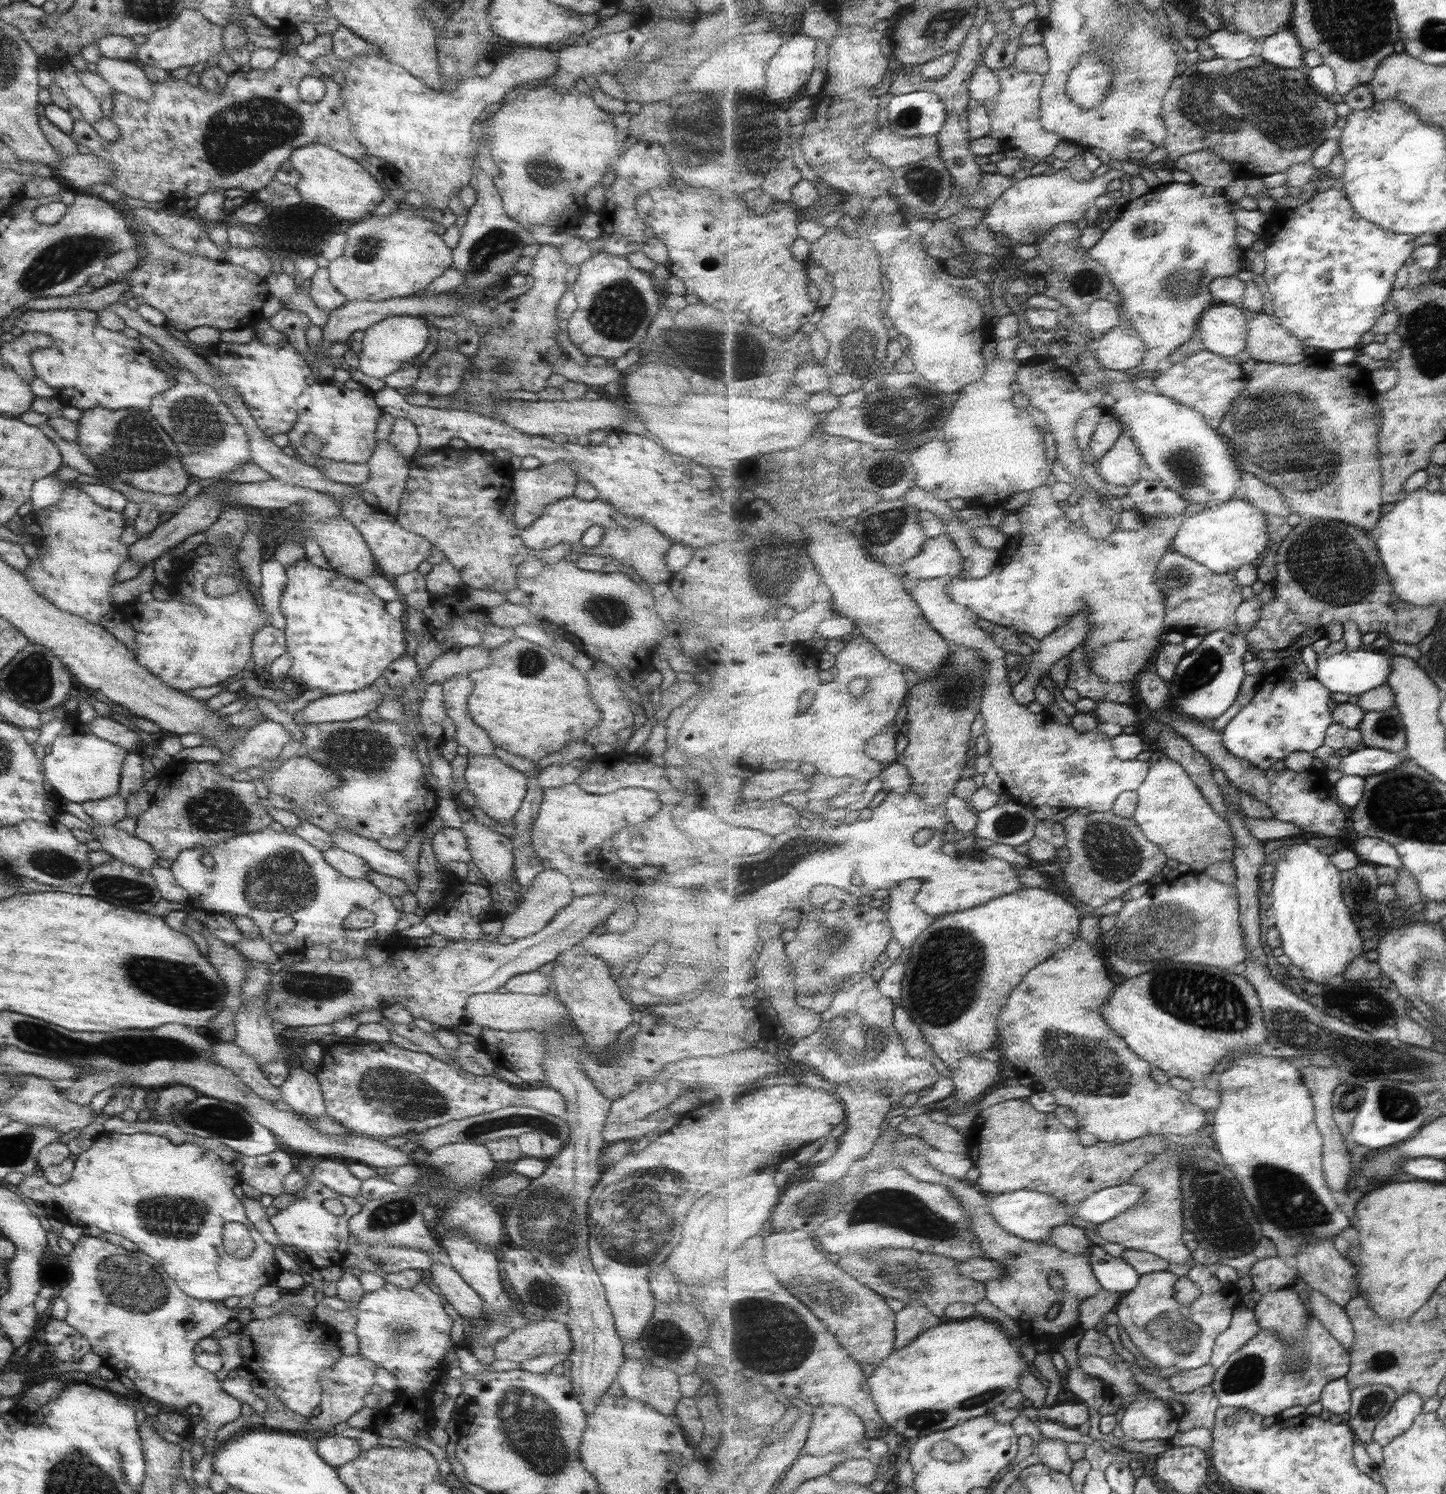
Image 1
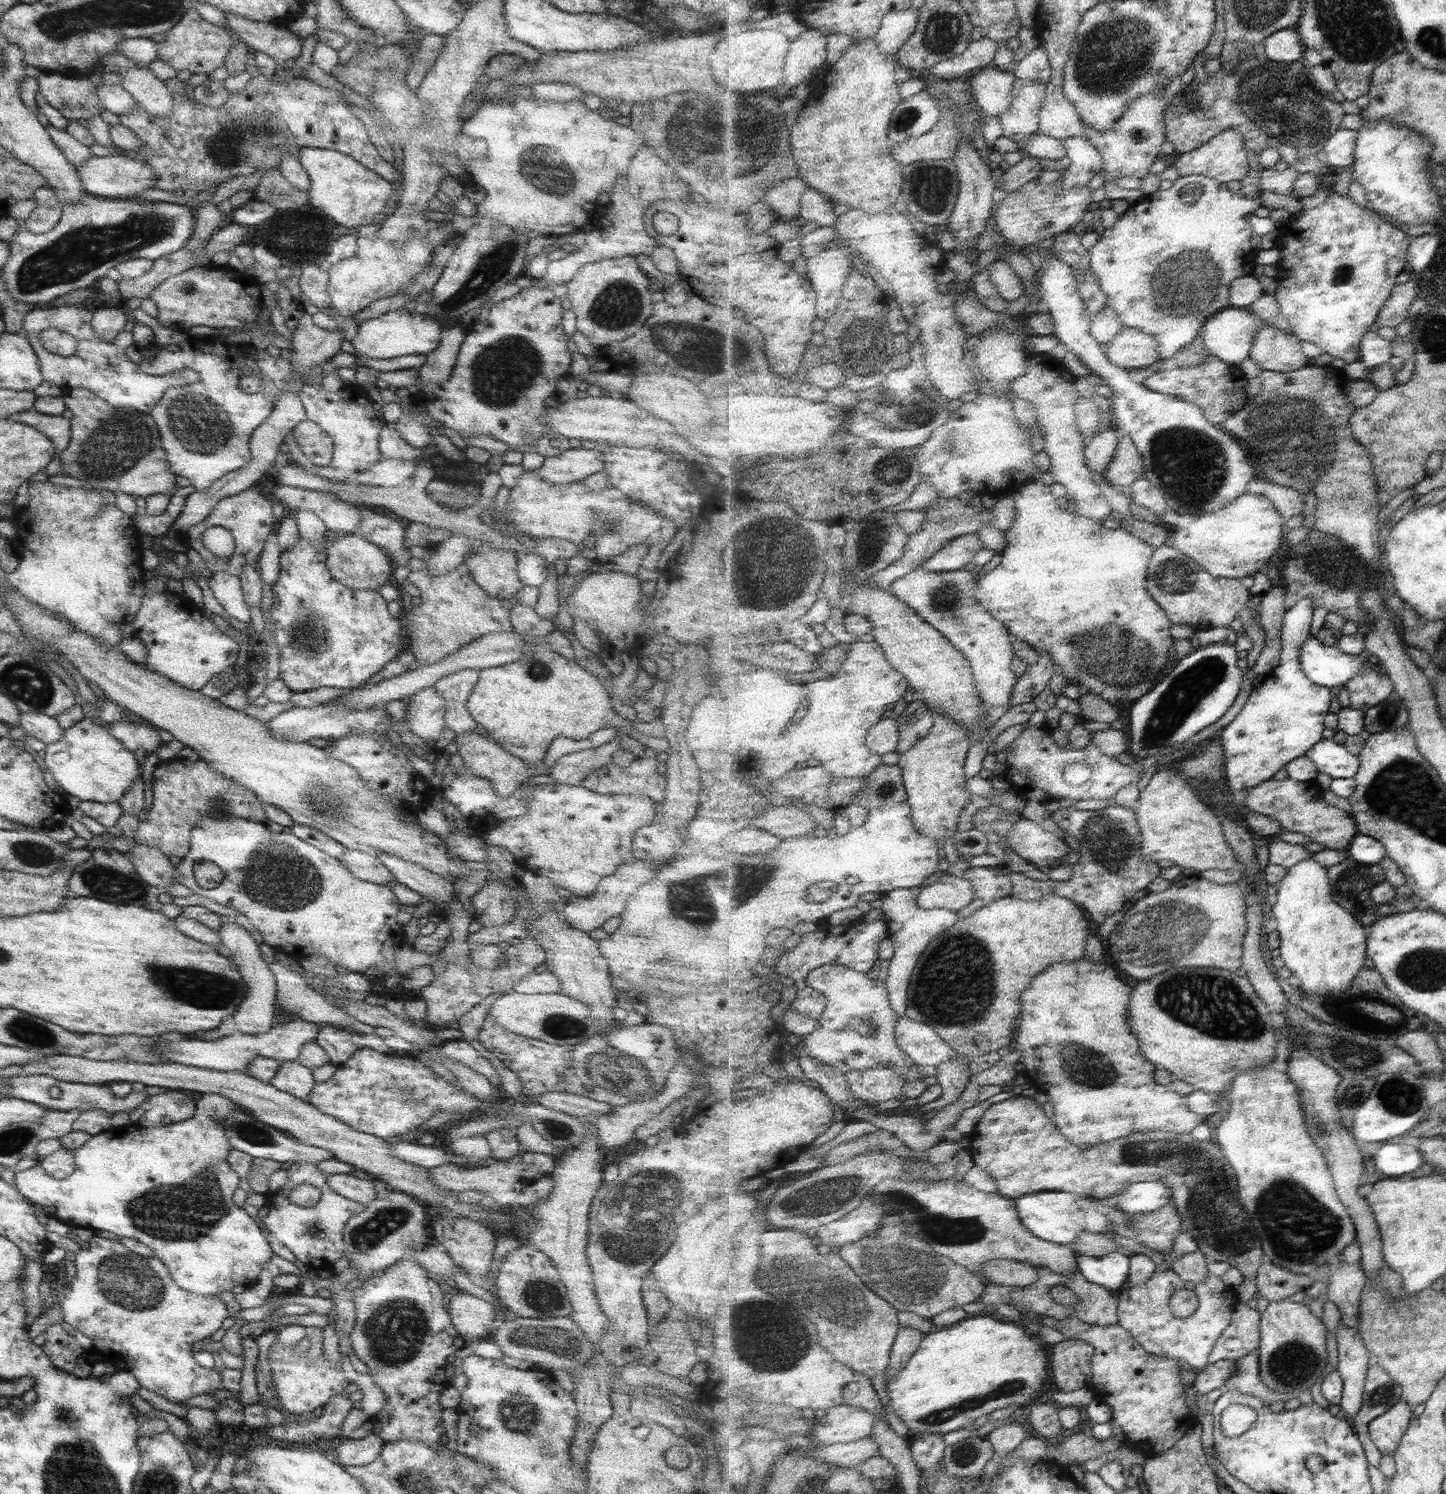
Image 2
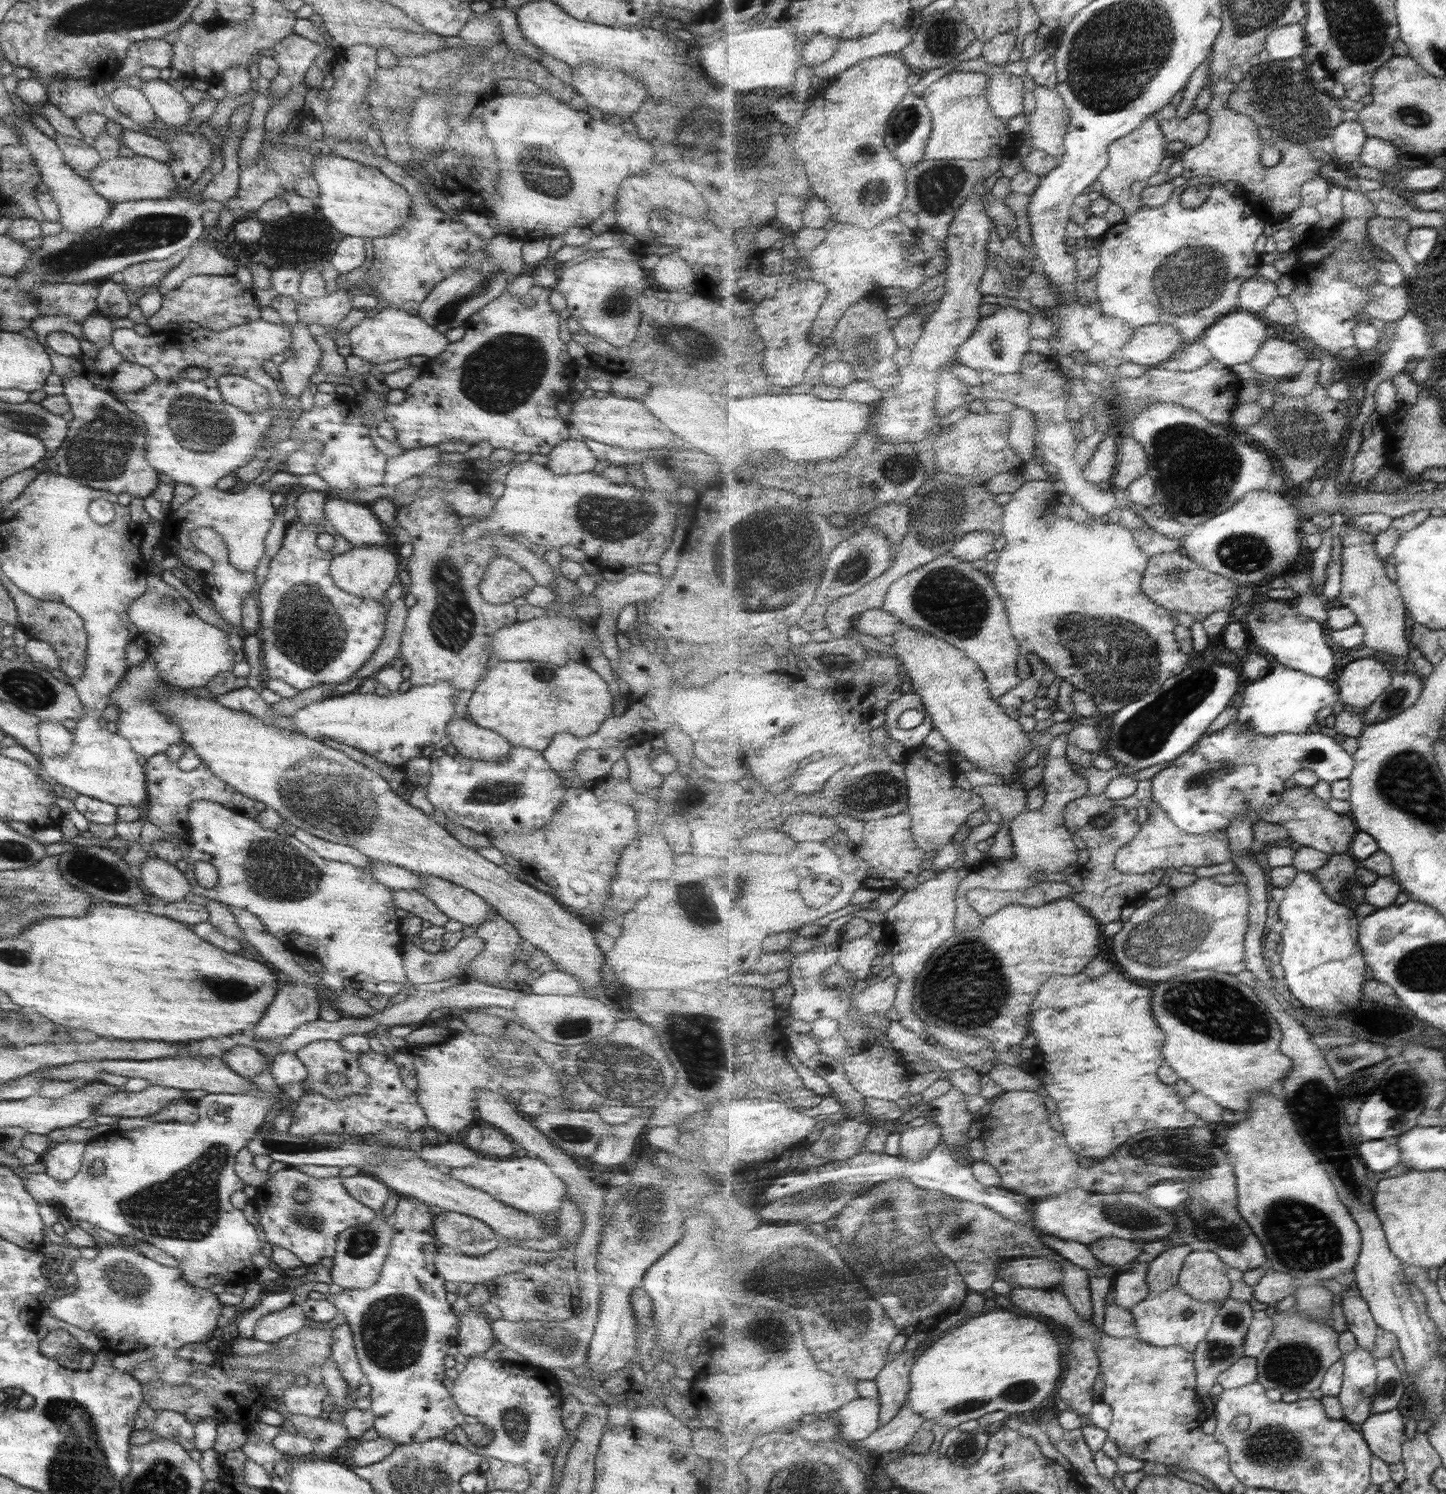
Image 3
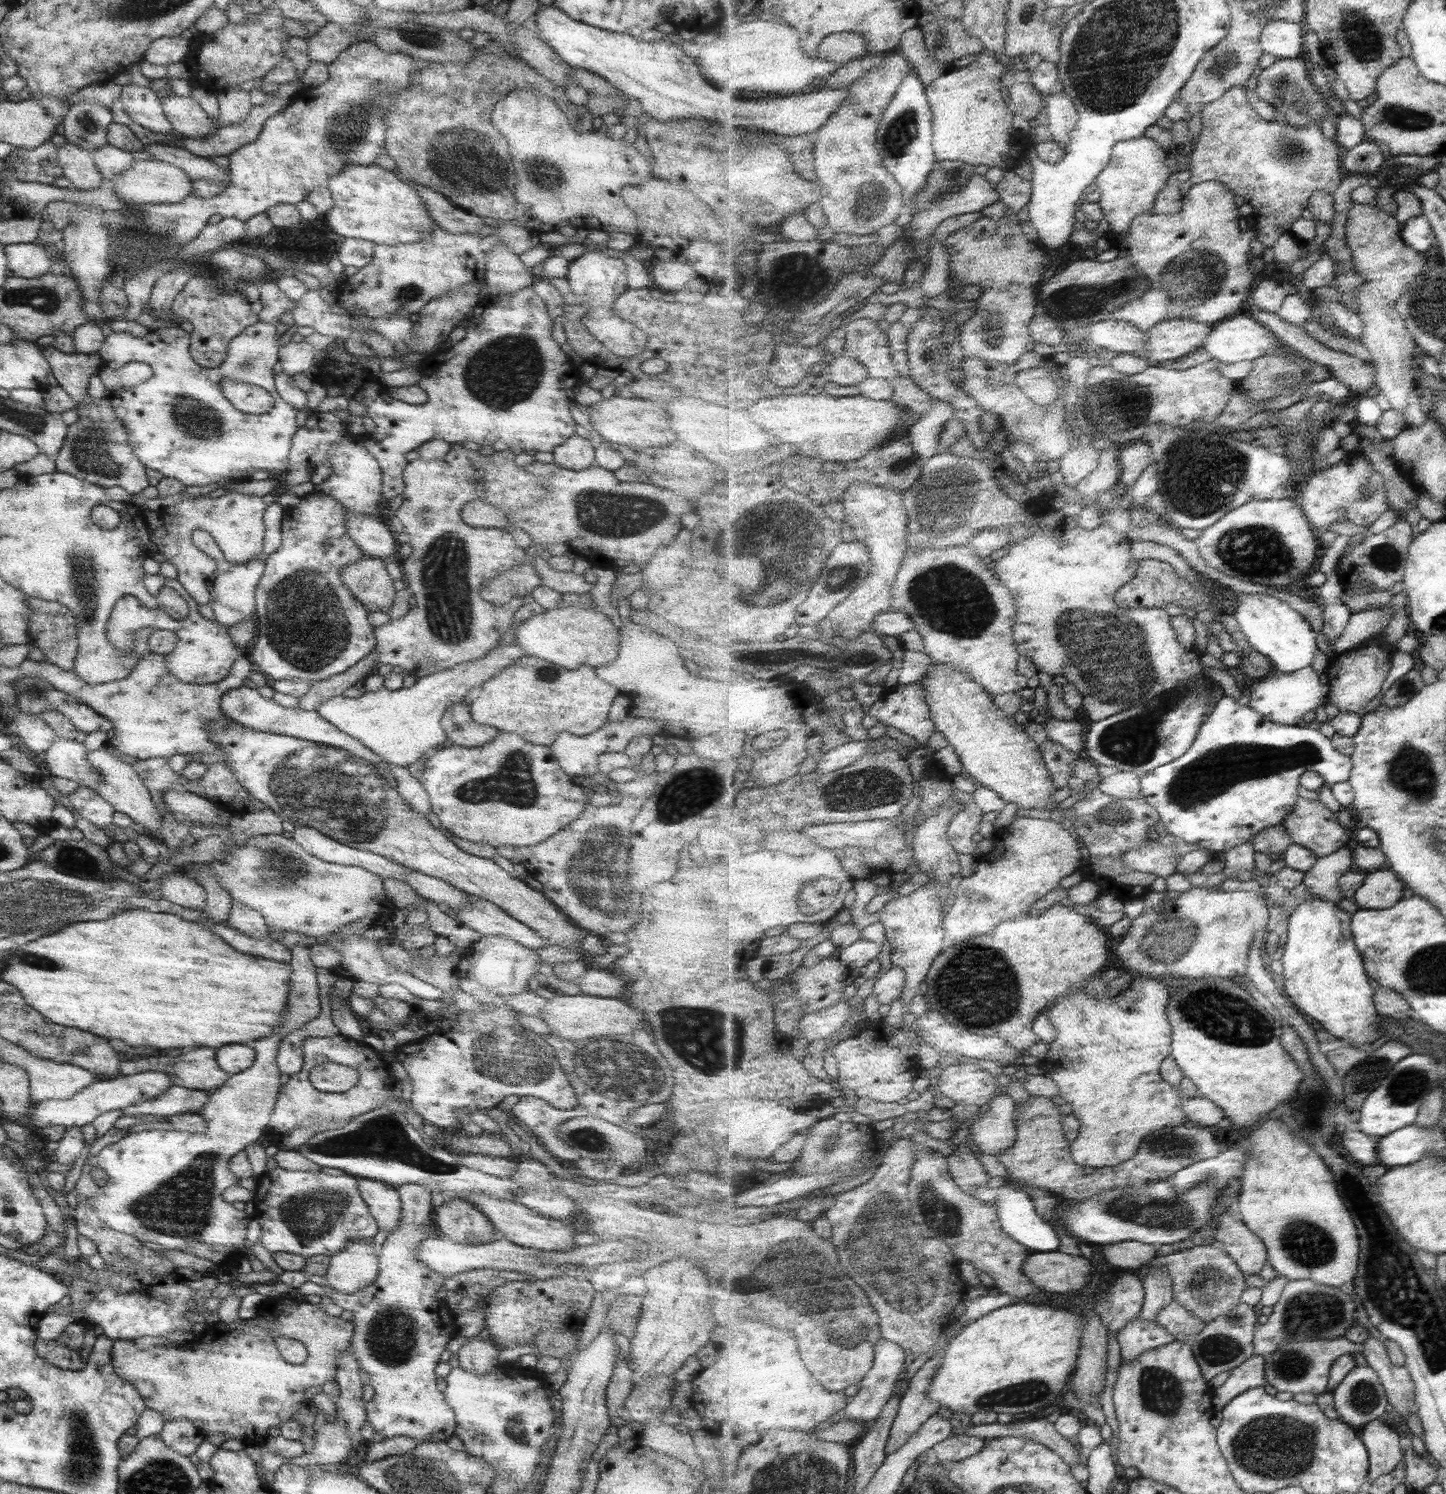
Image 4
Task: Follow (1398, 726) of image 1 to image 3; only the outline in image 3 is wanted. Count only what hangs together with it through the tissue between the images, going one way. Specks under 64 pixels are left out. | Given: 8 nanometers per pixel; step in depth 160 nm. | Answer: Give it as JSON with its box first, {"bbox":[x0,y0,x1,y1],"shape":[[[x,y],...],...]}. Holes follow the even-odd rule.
{"bbox":[1364,672,1425,724],"shape":[[[1392,672],[1391,686],[1367,709],[1364,722],[1377,724],[1411,708],[1421,696],[1424,683],[1425,678],[1415,672]]]}

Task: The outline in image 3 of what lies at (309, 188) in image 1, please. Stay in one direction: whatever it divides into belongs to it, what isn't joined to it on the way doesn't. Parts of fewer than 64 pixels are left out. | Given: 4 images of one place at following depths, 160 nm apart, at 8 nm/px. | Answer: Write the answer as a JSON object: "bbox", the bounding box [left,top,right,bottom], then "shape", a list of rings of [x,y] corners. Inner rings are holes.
{"bbox":[312,154,411,239],"shape":[[[330,154],[314,158],[312,177],[318,186],[318,203],[315,206],[343,236],[362,239],[389,236],[408,220],[411,196],[376,168]]]}

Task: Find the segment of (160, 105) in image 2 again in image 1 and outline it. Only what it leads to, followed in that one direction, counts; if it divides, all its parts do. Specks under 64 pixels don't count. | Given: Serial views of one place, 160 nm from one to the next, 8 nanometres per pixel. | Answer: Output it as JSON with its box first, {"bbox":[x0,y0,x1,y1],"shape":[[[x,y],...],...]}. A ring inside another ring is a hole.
{"bbox":[95,56,153,100],"shape":[[[101,56],[95,63],[95,72],[109,84],[114,93],[137,100],[149,100],[153,95],[153,83],[147,79],[141,67],[133,65],[130,61]]]}

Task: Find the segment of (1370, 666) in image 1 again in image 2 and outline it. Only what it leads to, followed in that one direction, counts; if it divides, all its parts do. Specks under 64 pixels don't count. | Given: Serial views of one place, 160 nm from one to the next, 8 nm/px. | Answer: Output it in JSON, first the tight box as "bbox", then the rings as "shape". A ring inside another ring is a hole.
{"bbox":[1300,636,1375,688],"shape":[[[1308,636],[1301,647],[1300,661],[1304,668],[1305,674],[1317,684],[1324,687],[1339,688],[1345,687],[1346,684],[1361,671],[1364,671],[1368,664],[1375,661],[1372,657],[1367,660],[1357,659],[1357,655],[1343,652],[1338,646],[1327,646],[1325,642],[1317,640],[1315,636]]]}

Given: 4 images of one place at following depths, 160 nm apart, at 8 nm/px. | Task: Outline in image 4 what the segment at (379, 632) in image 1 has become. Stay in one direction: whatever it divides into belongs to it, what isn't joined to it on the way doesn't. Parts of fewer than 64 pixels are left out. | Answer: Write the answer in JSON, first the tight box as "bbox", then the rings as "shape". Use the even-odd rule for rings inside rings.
{"bbox":[249,492,374,683],"shape":[[[311,492],[291,508],[283,509],[280,545],[267,555],[263,573],[254,590],[256,636],[249,660],[269,681],[298,680],[314,683],[339,674],[374,650],[374,627],[367,621],[368,610],[341,584],[341,571],[364,554],[346,531],[346,509],[329,495]]]}

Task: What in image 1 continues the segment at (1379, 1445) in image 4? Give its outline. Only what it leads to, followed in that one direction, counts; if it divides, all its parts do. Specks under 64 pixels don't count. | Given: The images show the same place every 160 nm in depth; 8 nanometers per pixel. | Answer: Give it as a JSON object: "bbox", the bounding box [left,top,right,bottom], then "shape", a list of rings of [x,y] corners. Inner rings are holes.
{"bbox":[1374,1392,1425,1447],"shape":[[[1411,1392],[1399,1397],[1389,1414],[1377,1423],[1374,1430],[1374,1441],[1381,1447],[1385,1447],[1398,1436],[1407,1432],[1423,1412],[1425,1401],[1421,1395]]]}

